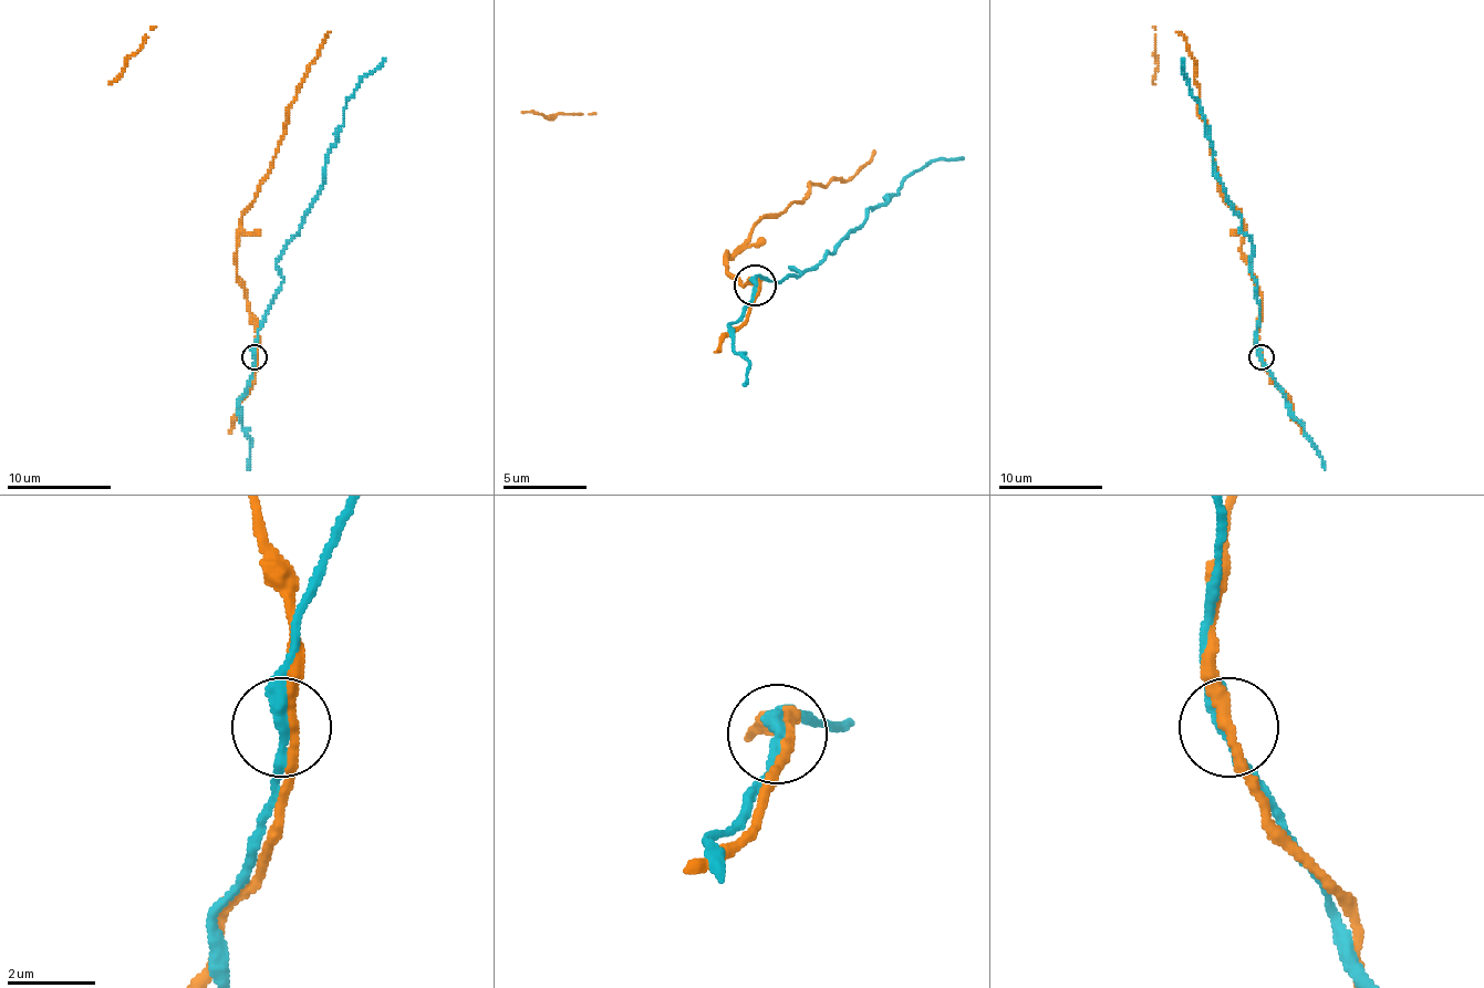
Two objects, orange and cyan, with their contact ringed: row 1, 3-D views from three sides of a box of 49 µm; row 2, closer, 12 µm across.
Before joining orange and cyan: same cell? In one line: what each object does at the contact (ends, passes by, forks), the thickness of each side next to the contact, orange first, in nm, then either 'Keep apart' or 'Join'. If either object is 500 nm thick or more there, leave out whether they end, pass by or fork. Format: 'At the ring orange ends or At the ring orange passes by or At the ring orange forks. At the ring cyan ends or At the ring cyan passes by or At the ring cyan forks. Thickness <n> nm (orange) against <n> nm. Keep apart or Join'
At the ring orange passes by. At the ring cyan passes by. Thickness 240 nm (orange) against 320 nm. Join

